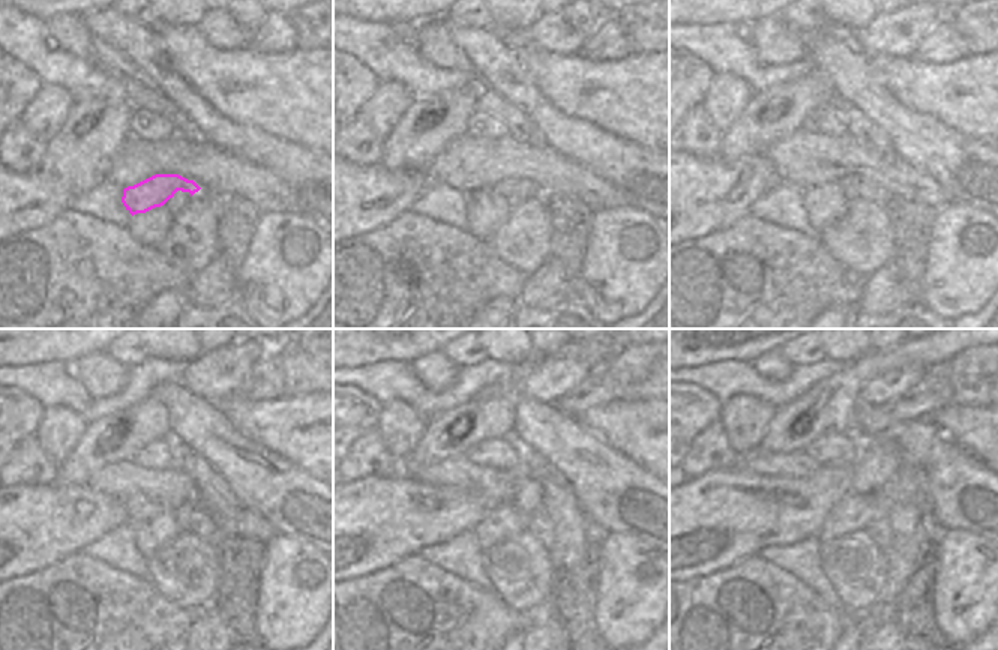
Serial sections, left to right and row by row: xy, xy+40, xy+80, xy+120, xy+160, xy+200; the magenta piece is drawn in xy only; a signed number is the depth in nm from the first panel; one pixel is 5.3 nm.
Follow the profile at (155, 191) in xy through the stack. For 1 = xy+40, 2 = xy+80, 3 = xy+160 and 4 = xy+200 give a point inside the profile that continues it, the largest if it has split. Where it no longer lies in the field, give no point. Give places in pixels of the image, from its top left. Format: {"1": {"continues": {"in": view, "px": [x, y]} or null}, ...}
{"1": {"continues": {"in": "xy+40", "px": [524, 188]}}, "2": {"continues": {"in": "xy+80", "px": [854, 186]}}, "3": {"continues": {"in": "xy+160", "px": [539, 524]}}, "4": {"continues": {"in": "xy+200", "px": [880, 532]}}}

